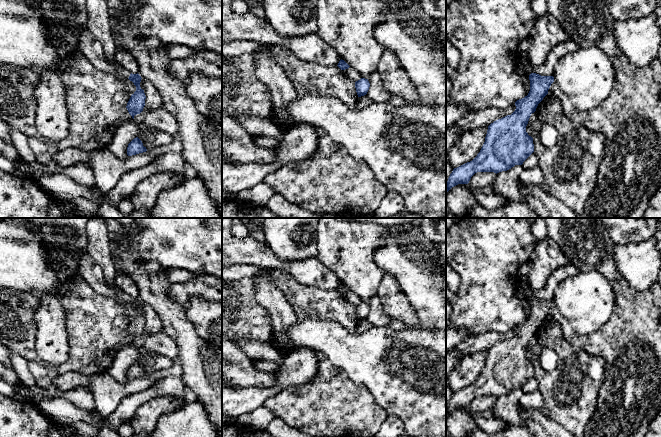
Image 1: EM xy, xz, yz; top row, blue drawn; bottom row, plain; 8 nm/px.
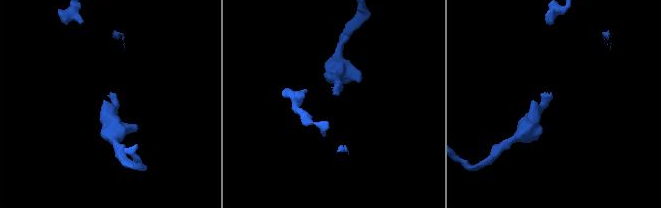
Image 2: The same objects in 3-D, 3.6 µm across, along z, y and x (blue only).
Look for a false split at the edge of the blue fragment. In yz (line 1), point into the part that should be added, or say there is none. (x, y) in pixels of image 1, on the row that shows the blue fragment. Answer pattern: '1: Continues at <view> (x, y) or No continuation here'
1: No continuation here

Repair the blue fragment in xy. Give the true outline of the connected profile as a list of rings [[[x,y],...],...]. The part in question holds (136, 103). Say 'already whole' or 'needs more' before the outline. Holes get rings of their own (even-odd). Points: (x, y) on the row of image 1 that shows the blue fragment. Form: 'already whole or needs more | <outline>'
needs more | [[[116,65],[120,70],[120,75],[125,79],[128,78],[136,86],[136,91],[131,95],[126,106],[129,114],[134,119],[134,116],[140,114],[145,106],[146,96],[144,90],[140,87],[140,82],[142,78],[138,73],[132,74],[129,71],[123,69],[120,65]]]

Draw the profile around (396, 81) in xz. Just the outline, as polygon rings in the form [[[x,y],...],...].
[[[385,49],[376,70],[382,80],[384,88],[407,102],[414,102],[418,98],[415,85],[408,74],[400,67],[396,55]]]

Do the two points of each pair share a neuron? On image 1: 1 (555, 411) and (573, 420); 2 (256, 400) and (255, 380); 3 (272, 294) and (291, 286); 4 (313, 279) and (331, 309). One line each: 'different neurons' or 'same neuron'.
1: same neuron
2: different neurons
3: different neurons
4: different neurons

